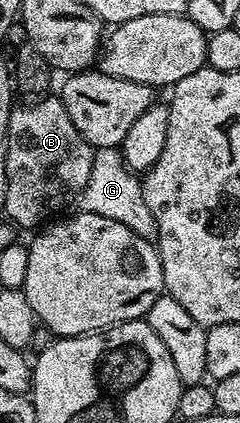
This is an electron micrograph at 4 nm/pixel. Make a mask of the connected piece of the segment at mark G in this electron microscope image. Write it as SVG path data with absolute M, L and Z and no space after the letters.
M98 148L94 151L94 163L87 186L80 195L81 209L87 214L108 216L108 220L116 220L124 224L124 228L132 228L136 236L154 242L158 236L156 220L152 216L152 208L144 204L144 192L139 175L126 167L122 160L121 149Z

